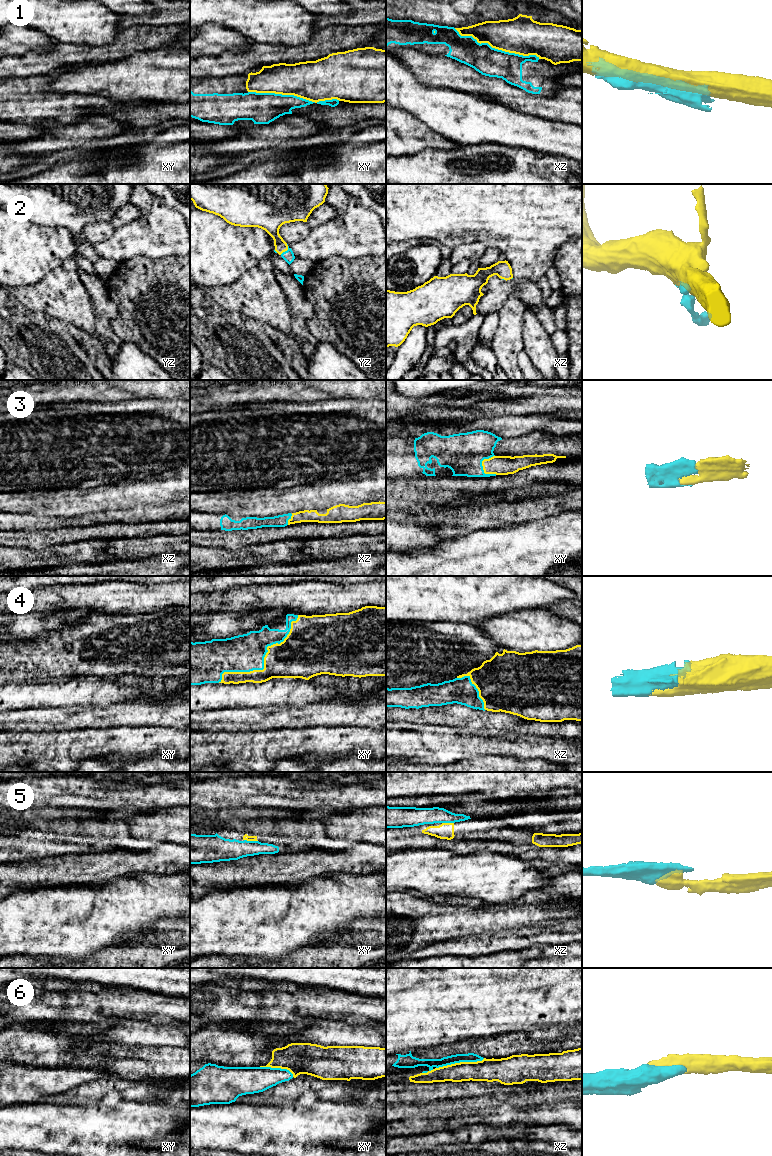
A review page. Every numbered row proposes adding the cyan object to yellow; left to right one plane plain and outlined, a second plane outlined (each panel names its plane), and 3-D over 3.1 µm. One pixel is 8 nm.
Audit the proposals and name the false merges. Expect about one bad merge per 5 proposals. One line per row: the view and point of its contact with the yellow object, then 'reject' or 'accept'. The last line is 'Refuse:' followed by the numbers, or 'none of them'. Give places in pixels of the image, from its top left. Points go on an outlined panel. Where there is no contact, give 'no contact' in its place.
1: xy (294, 95) | reject
2: yz (286, 250) | accept
3: xy (482, 462) | accept
4: xy (264, 661) | accept
5: xy (251, 840) | accept
6: xz (460, 1062) | accept
Refuse: 1

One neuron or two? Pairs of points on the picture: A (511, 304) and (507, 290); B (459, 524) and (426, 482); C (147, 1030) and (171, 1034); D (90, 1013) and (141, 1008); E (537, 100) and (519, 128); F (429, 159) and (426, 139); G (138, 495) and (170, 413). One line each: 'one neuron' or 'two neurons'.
A: two neurons
B: one neuron
C: one neuron
D: one neuron
E: two neurons
F: two neurons
G: two neurons

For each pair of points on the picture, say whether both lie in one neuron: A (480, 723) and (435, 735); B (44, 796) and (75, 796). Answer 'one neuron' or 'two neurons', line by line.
A: two neurons
B: one neuron

